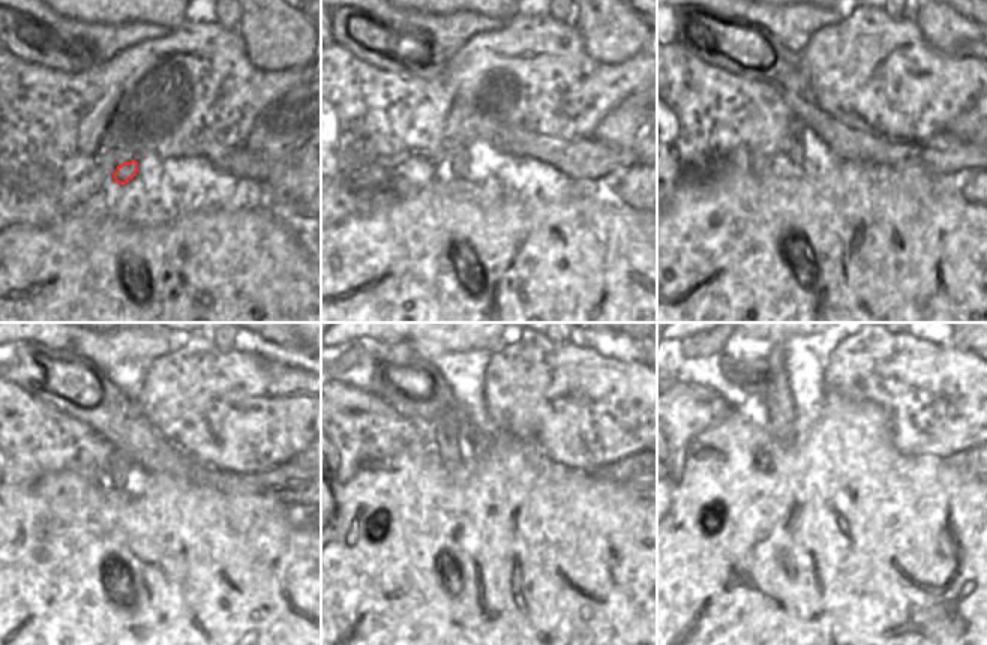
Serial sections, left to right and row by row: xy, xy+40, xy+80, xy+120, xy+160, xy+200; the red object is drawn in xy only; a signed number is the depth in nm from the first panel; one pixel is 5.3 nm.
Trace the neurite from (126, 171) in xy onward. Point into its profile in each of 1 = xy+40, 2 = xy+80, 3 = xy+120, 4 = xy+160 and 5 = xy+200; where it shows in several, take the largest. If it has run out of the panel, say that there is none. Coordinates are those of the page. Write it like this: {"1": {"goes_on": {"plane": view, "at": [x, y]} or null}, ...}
{"1": {"goes_on": {"plane": "xy+40", "at": [461, 159]}}, "2": {"goes_on": {"plane": "xy+80", "at": [795, 156]}}, "3": {"goes_on": {"plane": "xy+120", "at": [120, 465]}}, "4": {"goes_on": {"plane": "xy+160", "at": [450, 426]}}, "5": {"goes_on": {"plane": "xy+200", "at": [776, 395]}}}

